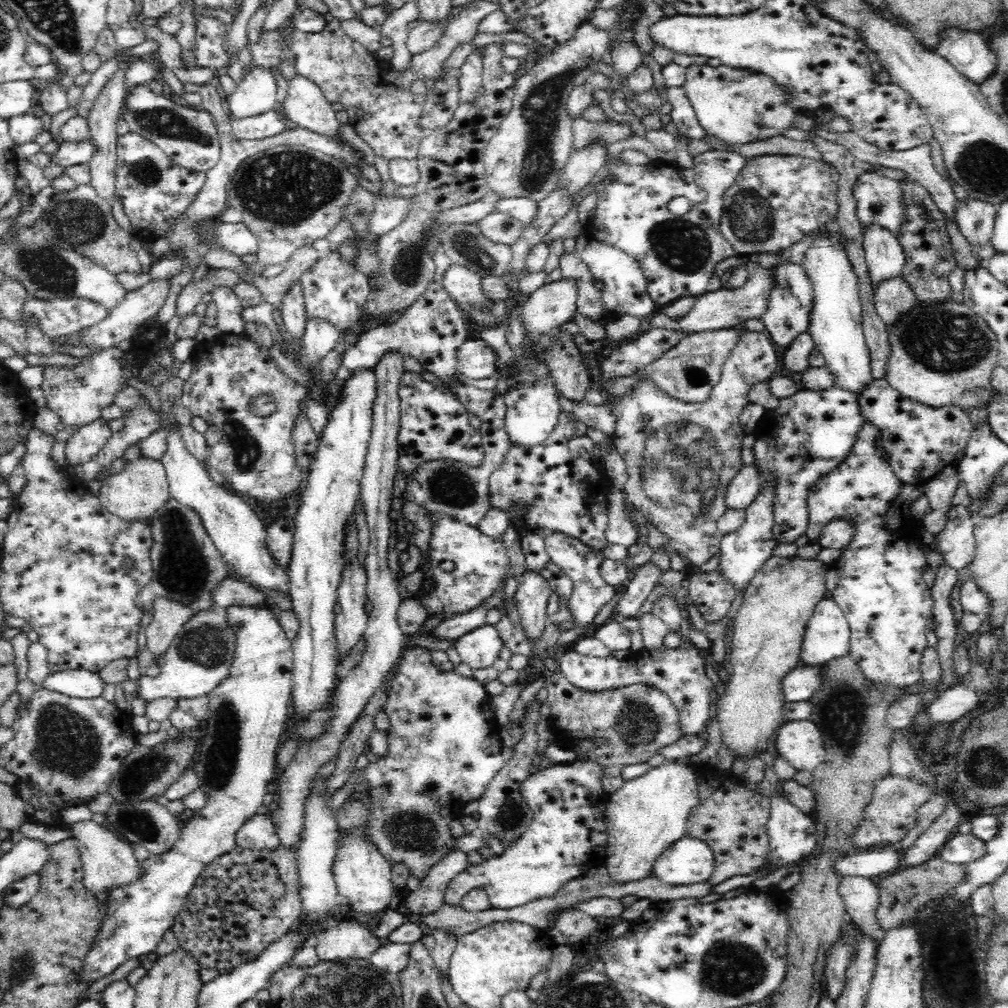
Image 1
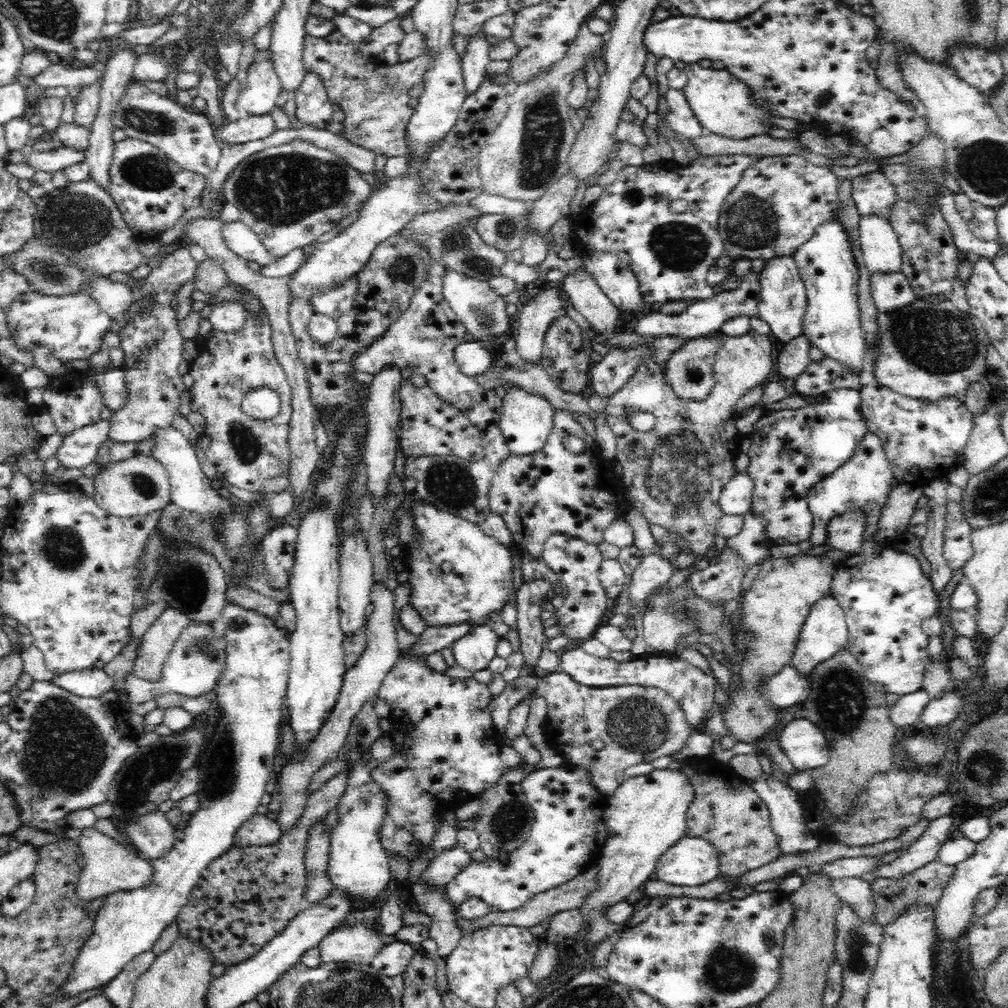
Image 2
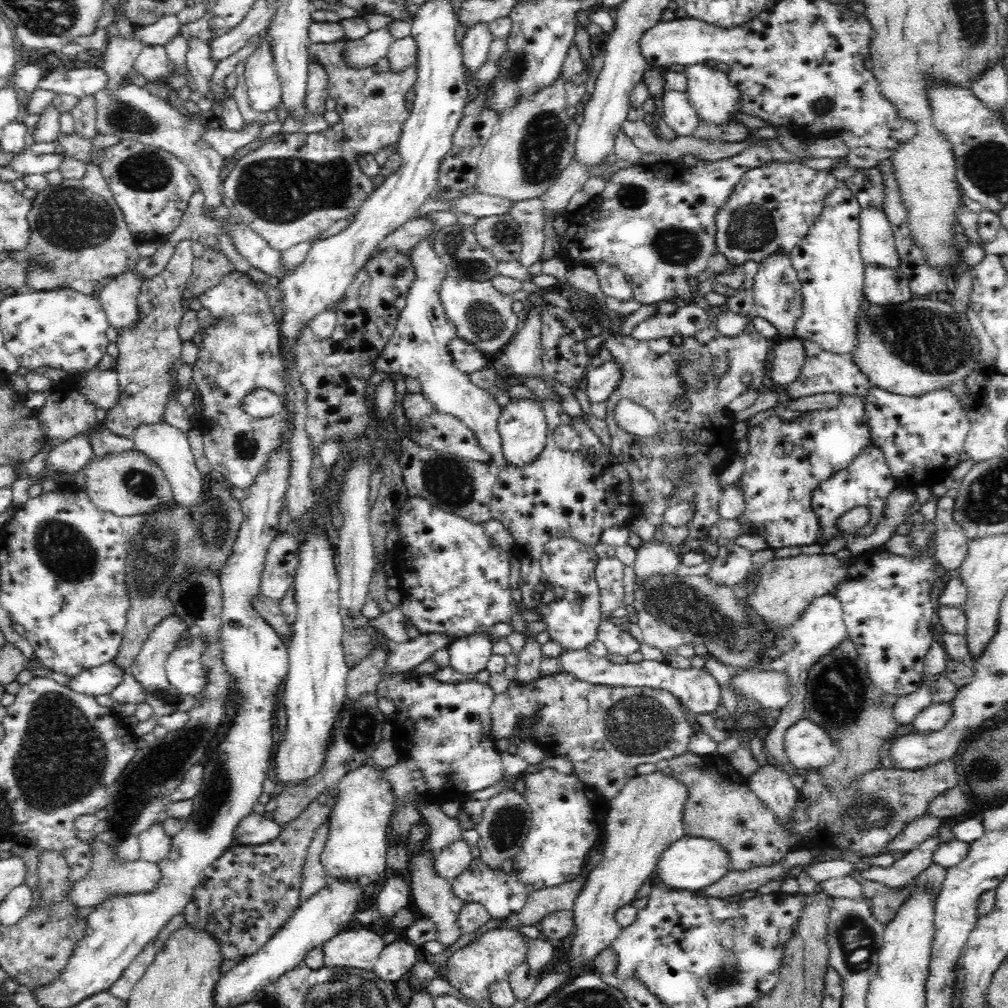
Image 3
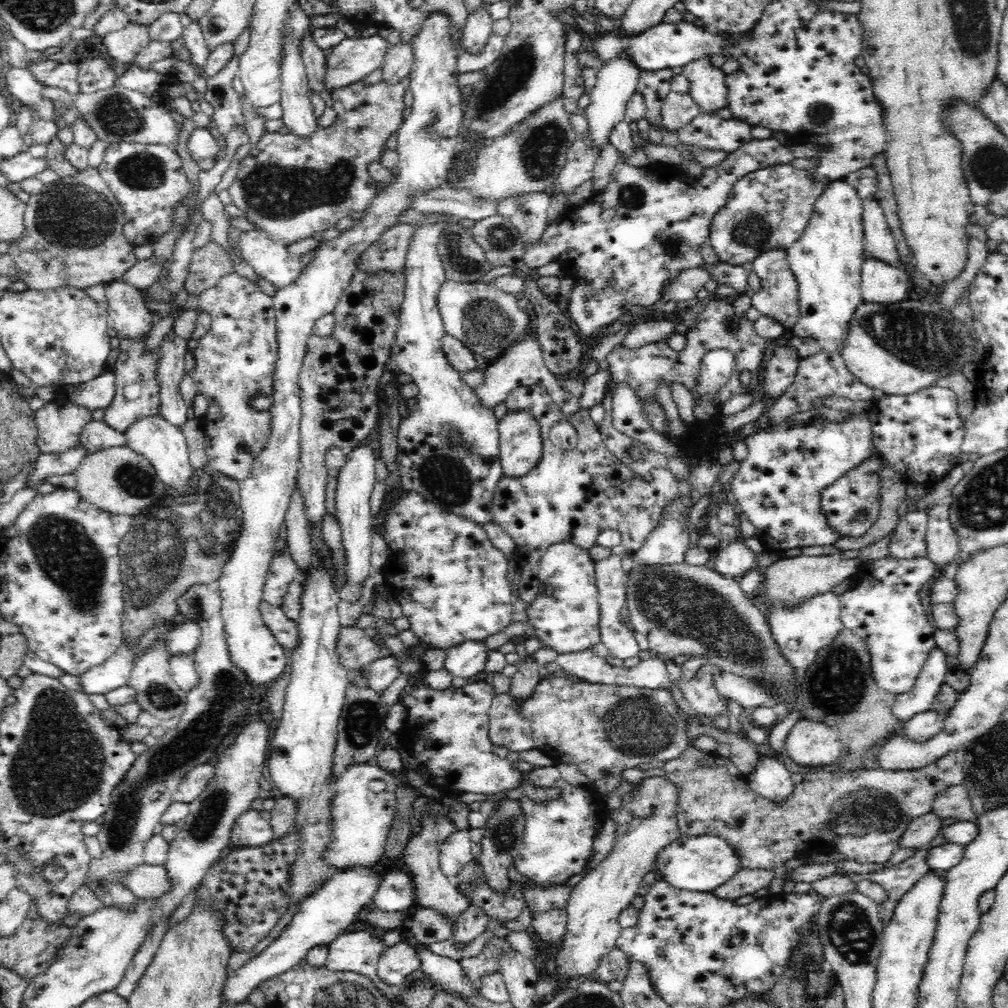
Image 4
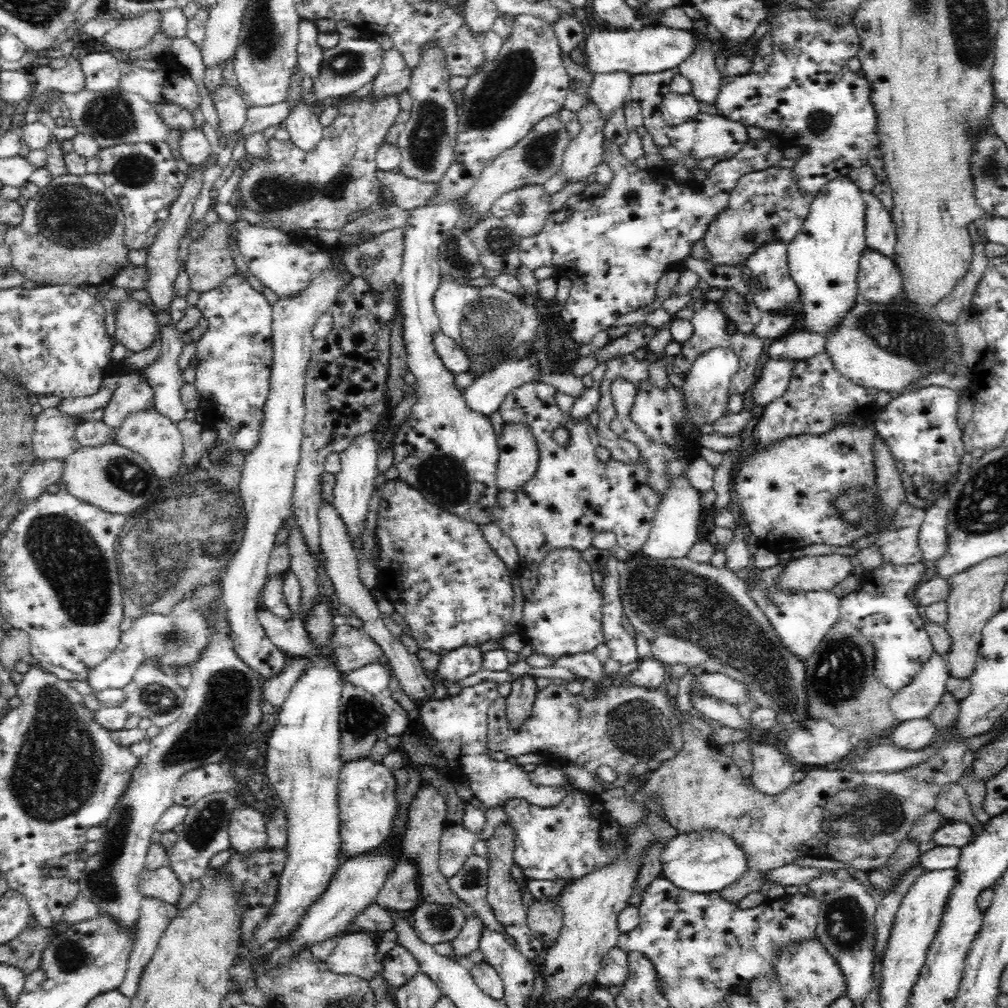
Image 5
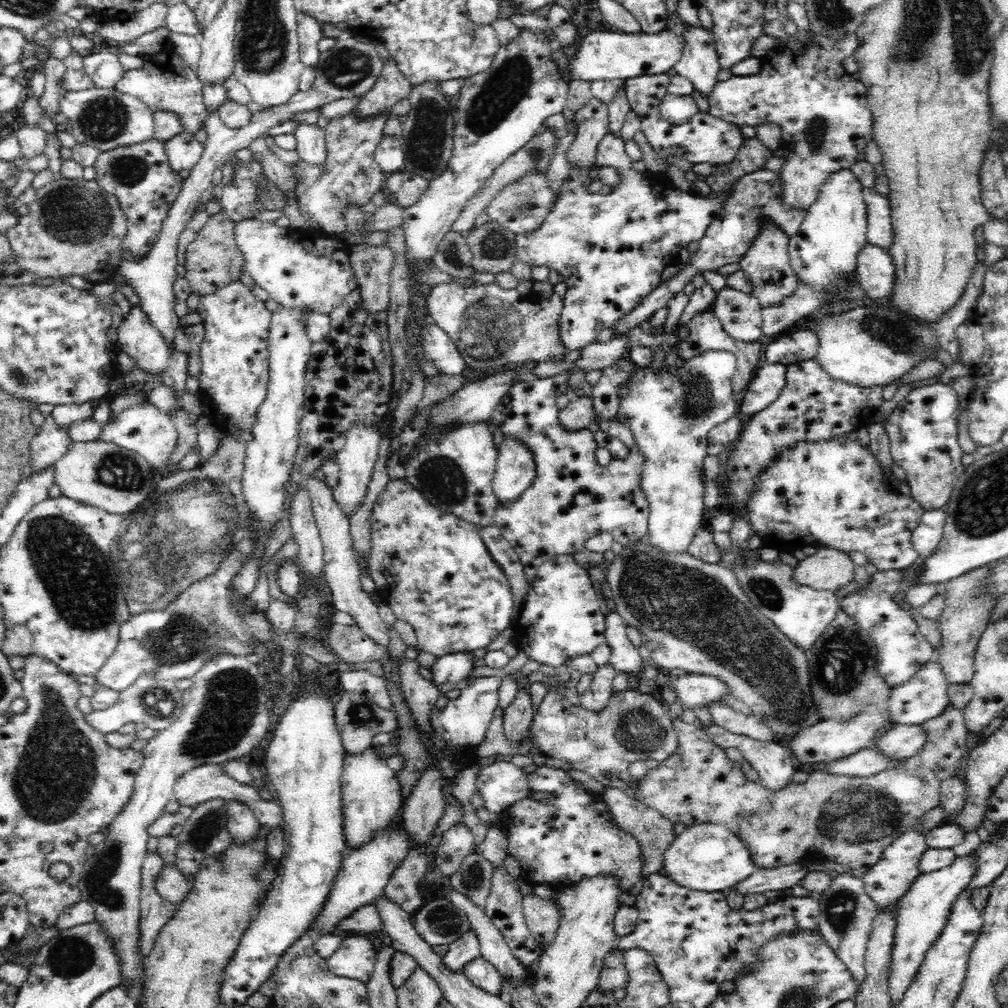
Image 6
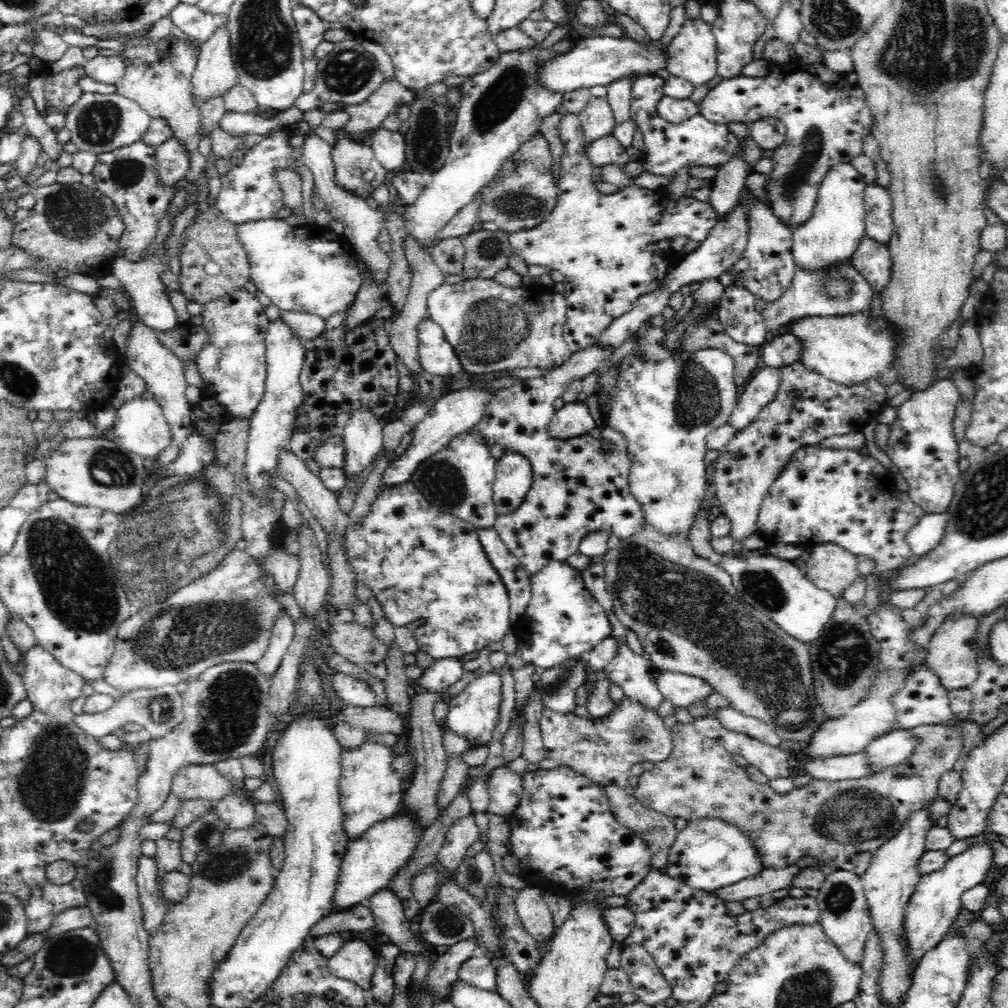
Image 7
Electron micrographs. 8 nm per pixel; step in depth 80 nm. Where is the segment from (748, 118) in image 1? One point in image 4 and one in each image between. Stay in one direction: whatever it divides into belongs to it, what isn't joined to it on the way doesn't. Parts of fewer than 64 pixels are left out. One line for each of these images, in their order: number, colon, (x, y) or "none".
2: (723, 104)
3: (714, 98)
4: (707, 87)

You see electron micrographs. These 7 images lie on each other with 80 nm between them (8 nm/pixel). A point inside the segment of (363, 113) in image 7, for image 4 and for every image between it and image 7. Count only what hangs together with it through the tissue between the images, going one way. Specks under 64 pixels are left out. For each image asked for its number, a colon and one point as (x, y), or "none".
4: (399, 59)
5: (394, 78)
6: (391, 86)

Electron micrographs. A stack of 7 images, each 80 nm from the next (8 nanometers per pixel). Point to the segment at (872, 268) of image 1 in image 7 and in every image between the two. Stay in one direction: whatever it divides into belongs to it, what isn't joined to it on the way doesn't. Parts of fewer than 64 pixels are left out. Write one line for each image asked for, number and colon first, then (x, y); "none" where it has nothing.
2: (881, 250)
3: (878, 247)
4: (879, 243)
5: (880, 231)
6: (880, 232)
7: (878, 202)

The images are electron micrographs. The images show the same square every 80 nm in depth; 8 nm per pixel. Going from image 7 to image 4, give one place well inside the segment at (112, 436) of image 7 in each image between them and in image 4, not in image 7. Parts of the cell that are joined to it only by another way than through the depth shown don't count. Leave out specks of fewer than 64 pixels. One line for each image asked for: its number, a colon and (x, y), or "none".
4: (163, 444)
5: (154, 436)
6: (142, 429)

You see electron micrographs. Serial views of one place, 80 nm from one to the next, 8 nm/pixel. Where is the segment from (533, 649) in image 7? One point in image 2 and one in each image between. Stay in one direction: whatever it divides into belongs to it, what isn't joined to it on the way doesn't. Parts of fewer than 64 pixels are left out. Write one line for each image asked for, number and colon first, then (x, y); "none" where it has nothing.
2: (577, 564)
3: (573, 621)
4: (568, 620)
5: (562, 616)
6: (562, 617)

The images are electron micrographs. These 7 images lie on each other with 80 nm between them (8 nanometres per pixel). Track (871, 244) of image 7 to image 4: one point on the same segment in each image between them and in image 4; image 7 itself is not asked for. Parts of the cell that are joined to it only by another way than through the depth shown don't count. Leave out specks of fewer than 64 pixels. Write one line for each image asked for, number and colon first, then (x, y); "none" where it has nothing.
4: (881, 283)
5: (880, 281)
6: (875, 273)

